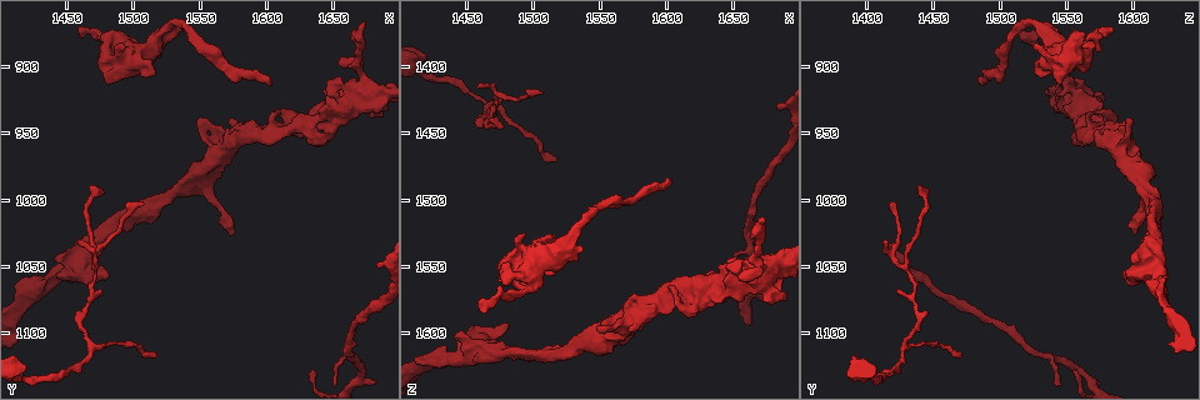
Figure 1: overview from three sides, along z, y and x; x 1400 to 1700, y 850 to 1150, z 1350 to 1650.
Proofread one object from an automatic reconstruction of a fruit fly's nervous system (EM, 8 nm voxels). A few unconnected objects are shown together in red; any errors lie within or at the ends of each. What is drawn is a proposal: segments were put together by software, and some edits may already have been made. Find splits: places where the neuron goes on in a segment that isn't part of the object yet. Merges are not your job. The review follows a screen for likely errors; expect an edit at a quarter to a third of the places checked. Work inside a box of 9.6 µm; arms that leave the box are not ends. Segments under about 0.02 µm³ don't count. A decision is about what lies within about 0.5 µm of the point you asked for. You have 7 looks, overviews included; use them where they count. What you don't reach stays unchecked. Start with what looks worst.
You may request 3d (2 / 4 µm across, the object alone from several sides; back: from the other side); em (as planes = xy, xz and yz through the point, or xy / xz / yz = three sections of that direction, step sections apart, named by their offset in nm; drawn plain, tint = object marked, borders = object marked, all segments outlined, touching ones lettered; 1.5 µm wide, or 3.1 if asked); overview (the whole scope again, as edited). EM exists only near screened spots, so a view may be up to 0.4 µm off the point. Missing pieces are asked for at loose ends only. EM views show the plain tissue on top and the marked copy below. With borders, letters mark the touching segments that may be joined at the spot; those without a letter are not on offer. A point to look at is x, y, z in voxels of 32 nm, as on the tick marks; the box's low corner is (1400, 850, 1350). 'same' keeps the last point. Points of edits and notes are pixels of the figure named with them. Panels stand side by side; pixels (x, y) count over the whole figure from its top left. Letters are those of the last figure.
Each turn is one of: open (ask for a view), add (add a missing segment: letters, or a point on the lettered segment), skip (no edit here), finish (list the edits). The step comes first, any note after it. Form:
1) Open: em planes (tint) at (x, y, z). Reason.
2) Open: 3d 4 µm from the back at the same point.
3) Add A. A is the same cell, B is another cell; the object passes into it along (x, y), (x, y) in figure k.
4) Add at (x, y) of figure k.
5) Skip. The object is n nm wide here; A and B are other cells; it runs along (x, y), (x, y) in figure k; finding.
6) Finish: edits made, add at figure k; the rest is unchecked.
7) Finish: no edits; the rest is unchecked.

Open: 3d 2 µm at (1600, 914, 1484). Long arm stops here.

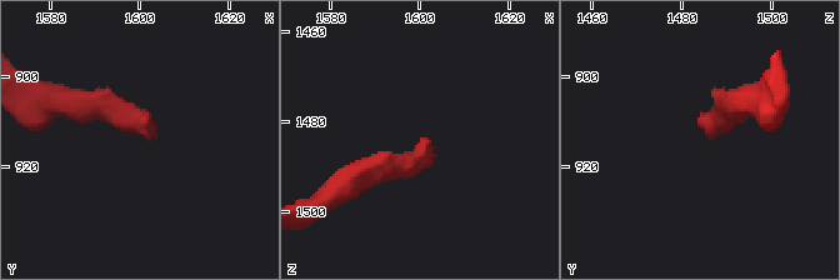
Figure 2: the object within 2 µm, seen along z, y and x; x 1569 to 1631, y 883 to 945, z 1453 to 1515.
Open: em planes (borders) at (1602, 914, 1486). Now the EM.

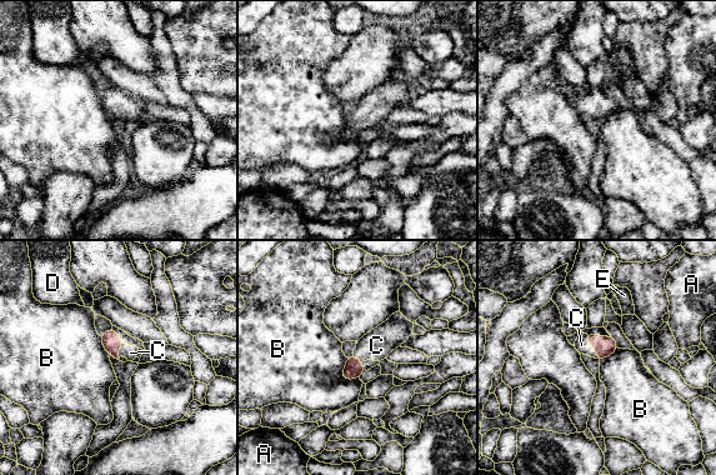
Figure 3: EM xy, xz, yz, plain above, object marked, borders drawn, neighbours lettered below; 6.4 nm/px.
Add at (581, 345) of figure 3. C is the same cell, A, B, D and E are other cells; the object passes into it along (604, 346), (591, 345), (581, 345) in figure 3; the neuron continues.

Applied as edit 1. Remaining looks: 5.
Open: 3d 4 µm at (1502, 886, 1566). An open end.

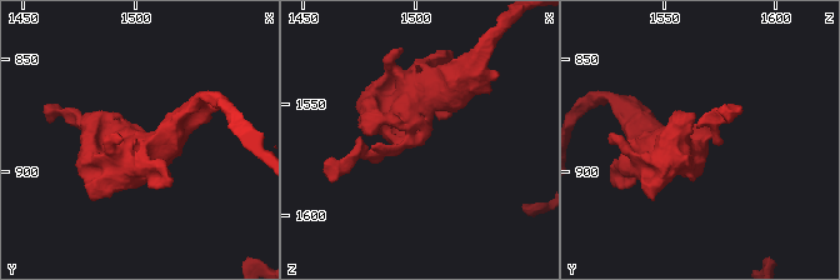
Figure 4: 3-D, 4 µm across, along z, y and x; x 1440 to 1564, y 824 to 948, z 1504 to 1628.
Open: em planes (borders) at (1503, 886, 1566).

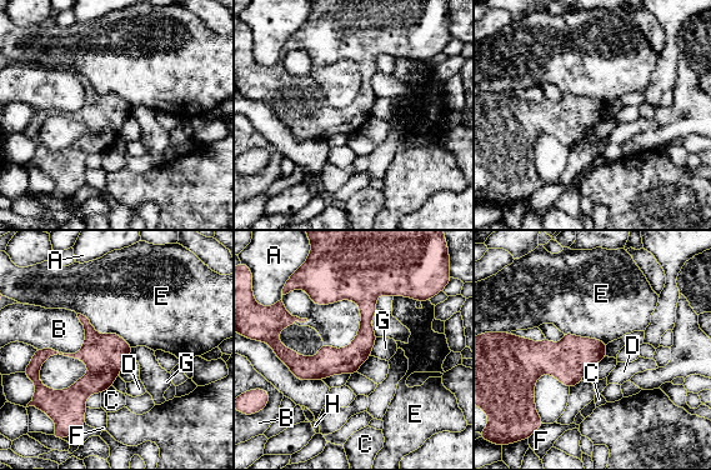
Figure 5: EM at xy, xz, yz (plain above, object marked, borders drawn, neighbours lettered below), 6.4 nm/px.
Skip. A, B, C, D, E, F, G and H are other cells; it runs along (348, 288), (365, 305), (365, 339), (298, 375) in figure 5; no lettered segment goes on from it.

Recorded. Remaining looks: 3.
Open: em planes (borders) at (1636, 1128, 1554). Tapers out.

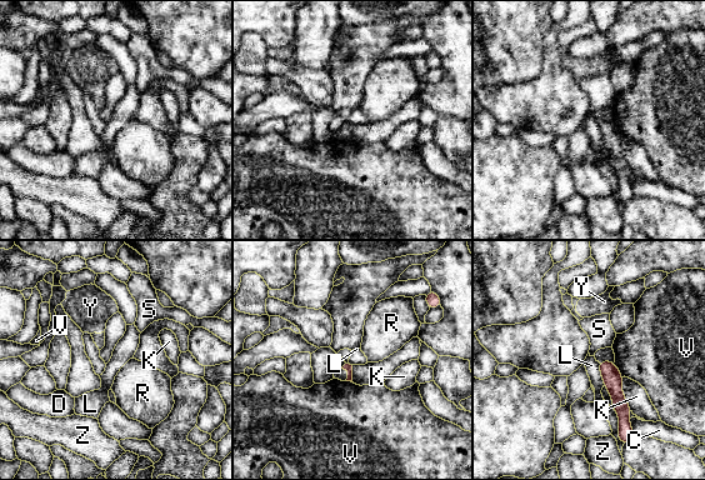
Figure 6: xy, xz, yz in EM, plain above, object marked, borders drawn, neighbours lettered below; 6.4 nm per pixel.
Add at (341, 374) of figure 6. Y is the same cell, C, D, K, L, R, S, V and Z are other cells; the object passes into it along (349, 368), (348, 374), (341, 374) in figure 6; it goes on there.

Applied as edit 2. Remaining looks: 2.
Finish: edits made, add at figure 3, add at figure 6; the rest is unchecked.

